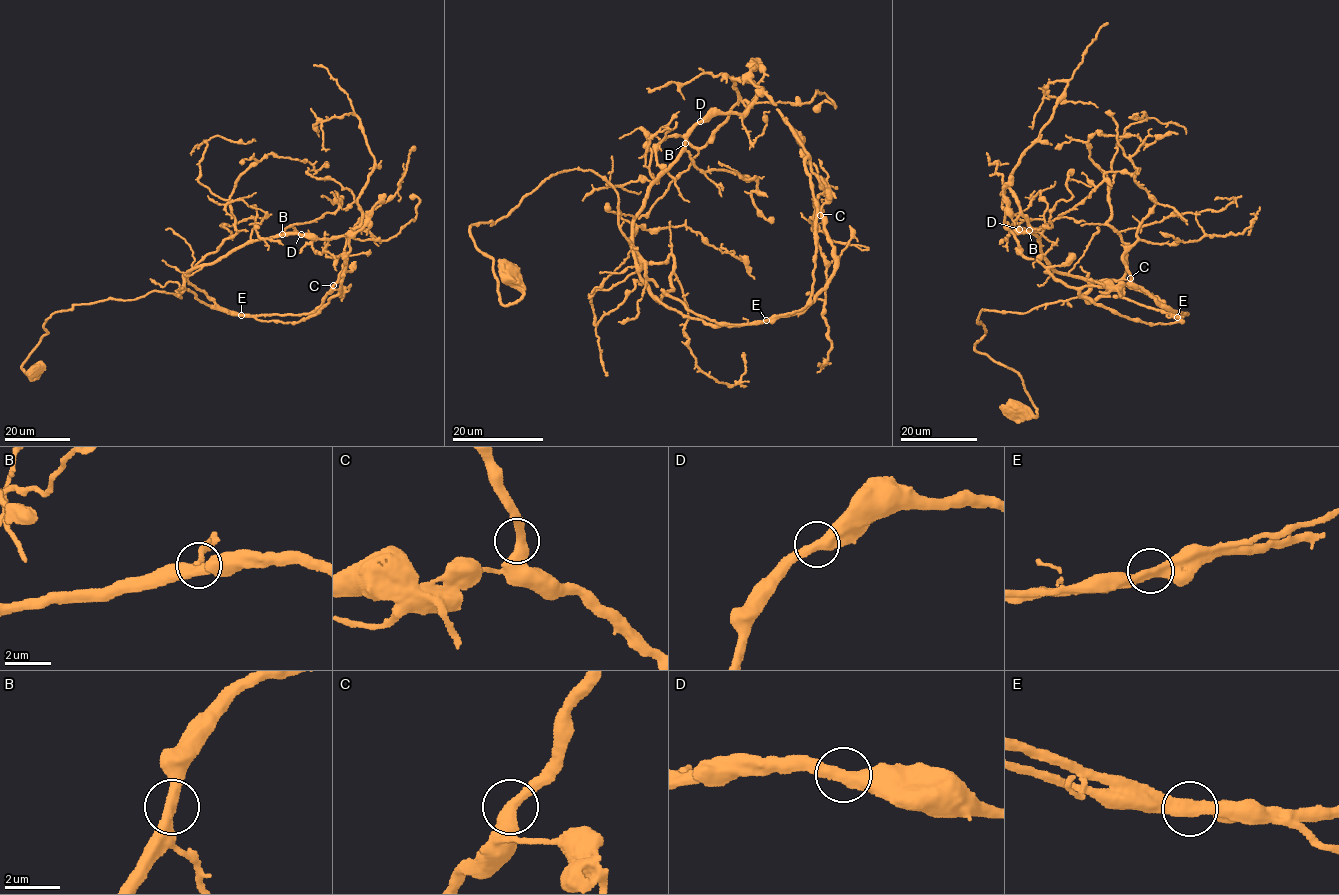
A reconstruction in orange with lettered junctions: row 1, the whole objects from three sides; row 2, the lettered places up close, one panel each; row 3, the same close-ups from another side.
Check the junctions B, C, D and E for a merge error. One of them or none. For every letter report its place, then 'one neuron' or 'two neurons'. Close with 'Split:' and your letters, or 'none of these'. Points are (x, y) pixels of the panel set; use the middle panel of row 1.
B: (685, 143) | one neuron
C: (820, 215) | one neuron
D: (700, 121) | one neuron
E: (766, 320) | one neuron
Split: none of these

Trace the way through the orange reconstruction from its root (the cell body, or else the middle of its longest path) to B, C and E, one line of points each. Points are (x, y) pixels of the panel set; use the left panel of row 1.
B: (37, 370), (30, 376), (22, 365), (55, 312), (155, 290), (181, 298), (175, 291), (189, 271), (282, 234)
C: (37, 370), (22, 367), (45, 321), (76, 304), (181, 298), (184, 275), (239, 313), (307, 314), (333, 285)
E: (37, 370), (30, 376), (22, 365), (52, 314), (155, 290), (181, 298), (175, 291), (182, 275), (241, 315)

